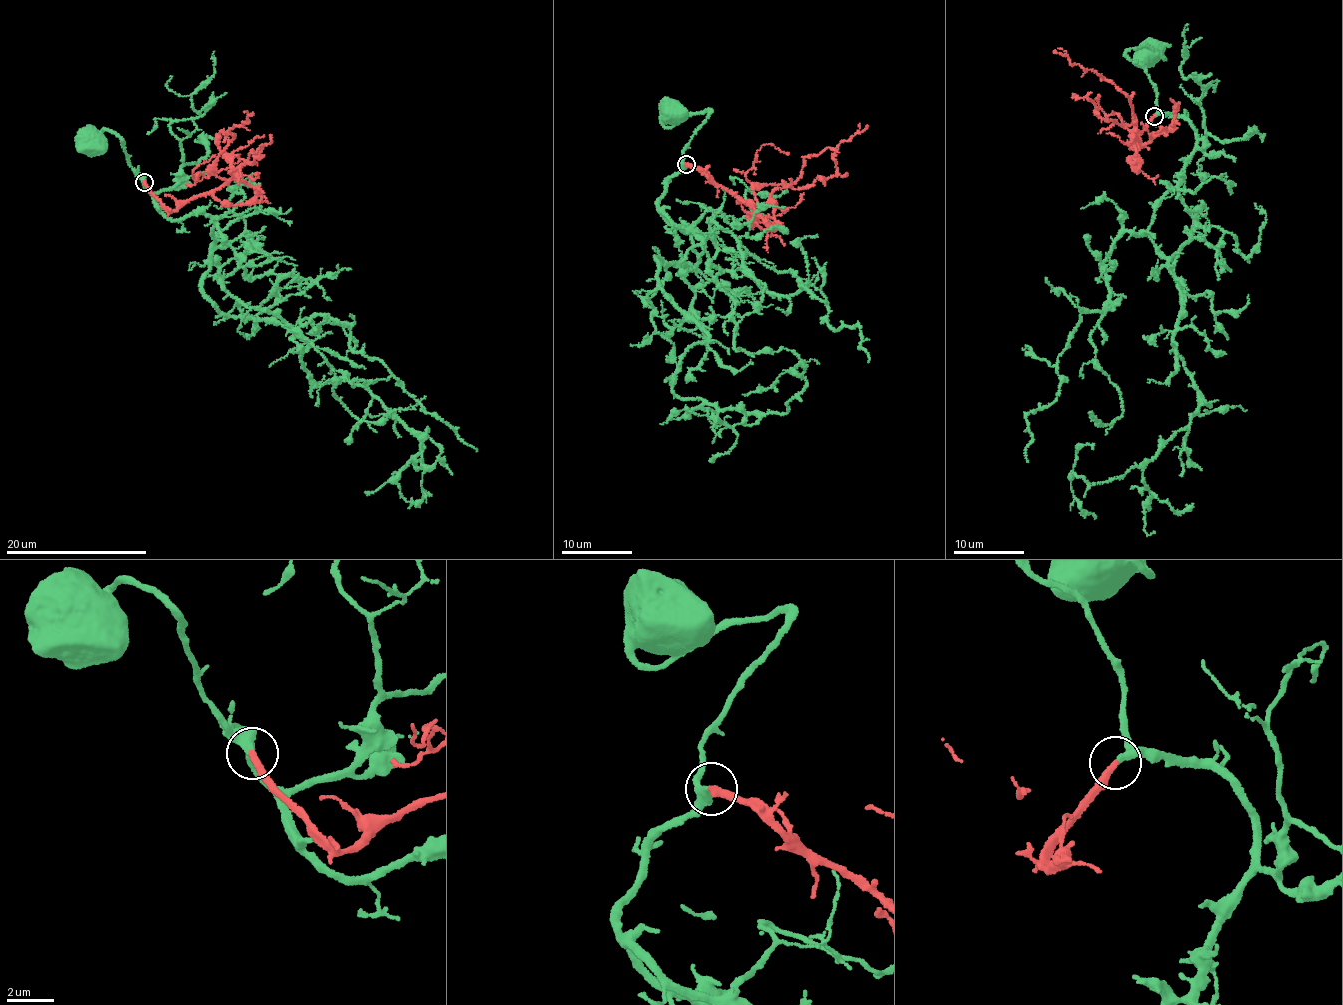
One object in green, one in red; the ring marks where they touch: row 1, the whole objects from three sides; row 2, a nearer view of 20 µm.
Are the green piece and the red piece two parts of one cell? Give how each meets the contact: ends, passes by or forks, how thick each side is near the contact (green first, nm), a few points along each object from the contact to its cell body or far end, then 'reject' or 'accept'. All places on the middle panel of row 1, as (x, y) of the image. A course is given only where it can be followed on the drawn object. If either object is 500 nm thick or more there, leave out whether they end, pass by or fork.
green passes by | red ends | 280/320 nm | green via (685, 164), (683, 151), (710, 111), (696, 111), (686, 116), (683, 108), (674, 103), (668, 109) | red via (686, 164), (755, 204), (755, 189), (791, 184), (799, 176), (805, 157), (836, 148), (867, 125) | accept

